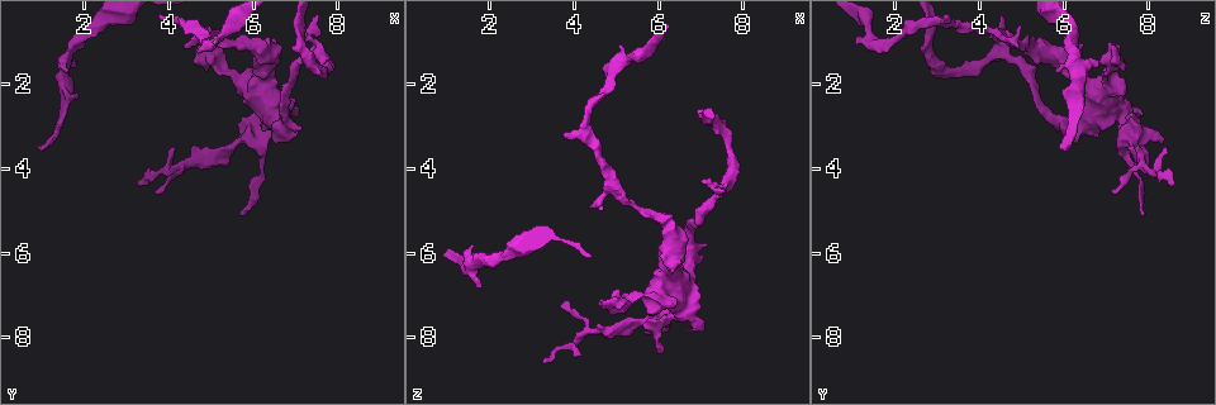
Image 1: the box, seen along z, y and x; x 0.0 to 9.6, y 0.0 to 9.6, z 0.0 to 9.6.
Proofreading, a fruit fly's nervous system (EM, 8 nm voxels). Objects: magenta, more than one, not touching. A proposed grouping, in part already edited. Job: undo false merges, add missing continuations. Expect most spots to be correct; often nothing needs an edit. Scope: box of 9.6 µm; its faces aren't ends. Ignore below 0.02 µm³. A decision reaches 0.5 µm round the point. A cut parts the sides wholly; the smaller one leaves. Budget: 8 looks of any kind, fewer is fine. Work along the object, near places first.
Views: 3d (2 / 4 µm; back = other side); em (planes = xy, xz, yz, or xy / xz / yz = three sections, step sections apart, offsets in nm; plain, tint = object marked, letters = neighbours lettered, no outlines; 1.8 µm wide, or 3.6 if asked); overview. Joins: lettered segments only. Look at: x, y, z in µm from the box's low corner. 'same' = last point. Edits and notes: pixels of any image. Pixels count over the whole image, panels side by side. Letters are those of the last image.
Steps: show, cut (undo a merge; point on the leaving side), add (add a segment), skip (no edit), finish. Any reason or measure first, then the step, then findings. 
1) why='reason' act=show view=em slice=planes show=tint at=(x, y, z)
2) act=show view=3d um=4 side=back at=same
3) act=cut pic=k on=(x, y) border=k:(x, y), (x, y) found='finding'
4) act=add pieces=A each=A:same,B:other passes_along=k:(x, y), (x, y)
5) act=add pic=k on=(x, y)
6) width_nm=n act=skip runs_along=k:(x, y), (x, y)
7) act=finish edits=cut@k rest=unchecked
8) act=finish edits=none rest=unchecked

why='an open end' act=show view=em slice=planes show=tint at=(0.90, 3.50, 6.00)

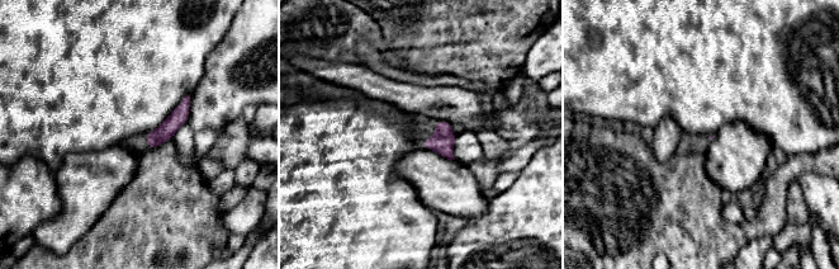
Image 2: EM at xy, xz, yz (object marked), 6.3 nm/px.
act=show view=em slice=planes show=letters at=same

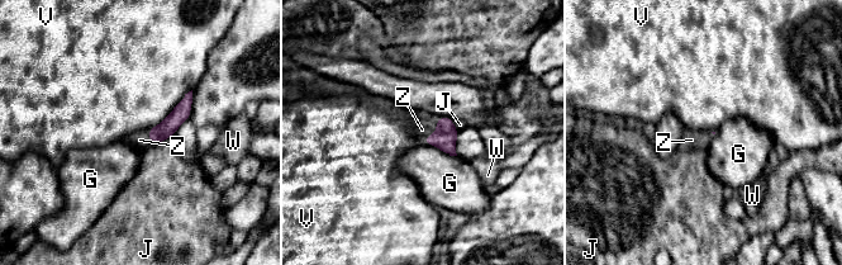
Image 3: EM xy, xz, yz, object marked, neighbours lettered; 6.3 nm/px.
act=add pieces=Z each=G:other,J:other,V:other,W:other,Z:same passes_along=3:(445, 137), (436, 131), (424, 123) found='it goes on there'

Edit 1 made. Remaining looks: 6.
act=show view=overview

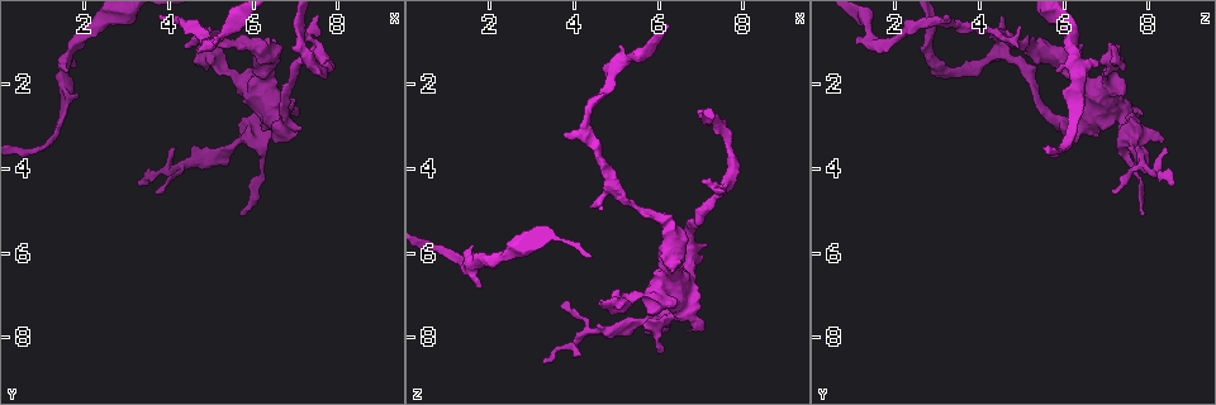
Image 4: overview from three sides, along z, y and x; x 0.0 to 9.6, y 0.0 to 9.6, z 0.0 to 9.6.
why='free end' act=show view=em slice=planes show=plain at=(1.70, 1.40, 6.90)

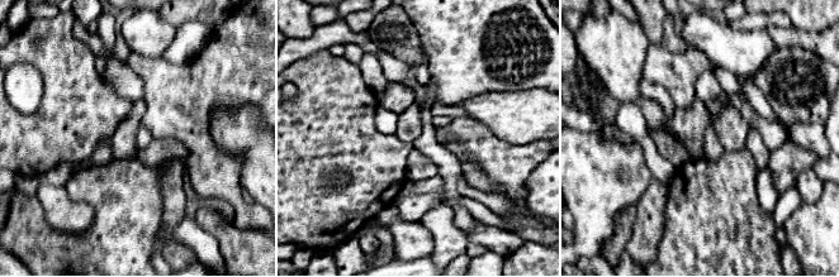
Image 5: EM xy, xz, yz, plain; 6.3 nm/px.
act=show view=em slice=planes show=letters at=same

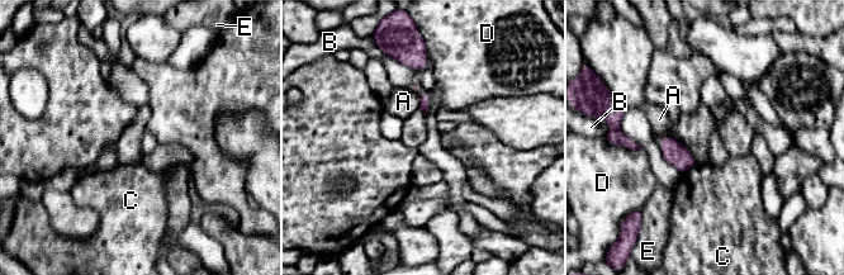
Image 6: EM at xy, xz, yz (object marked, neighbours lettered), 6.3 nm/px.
act=skip each=A:other,B:other,C:other,D:other,E:other border=6:(696, 164), (681, 174) found='no lettered segment goes on from it'

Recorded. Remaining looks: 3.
why='a narrow waist' act=show view=em slice=planes show=tint at=(7.55, 1.25, 4.50)

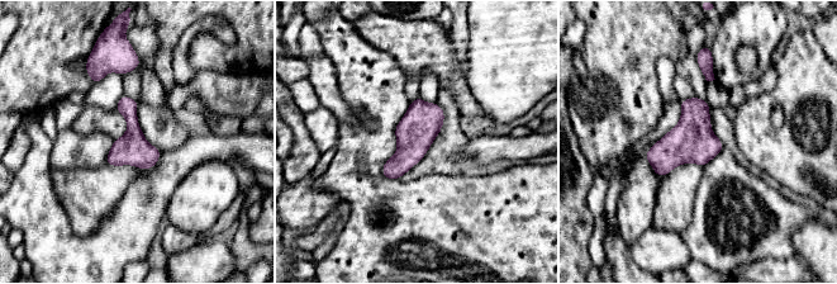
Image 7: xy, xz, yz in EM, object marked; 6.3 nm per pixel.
why='see the neighbours' act=show view=em slice=planes show=letters at=same

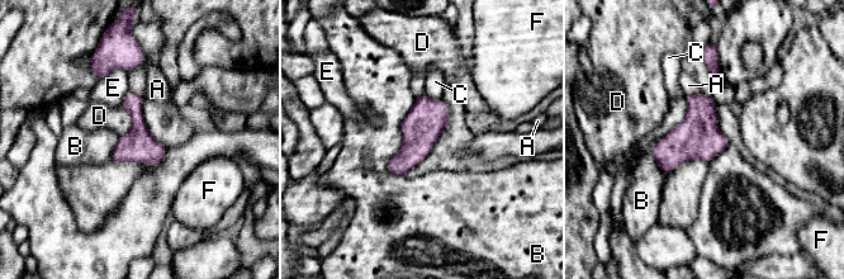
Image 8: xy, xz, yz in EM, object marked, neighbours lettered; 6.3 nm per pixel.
width_nm=200 longest_contact=B:500nm act=skip each=A:other,B:other,C:other,D:other,E:other,F:other found='all the same cell'

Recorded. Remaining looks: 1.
act=finish edits=add@3 rest=unchecked

